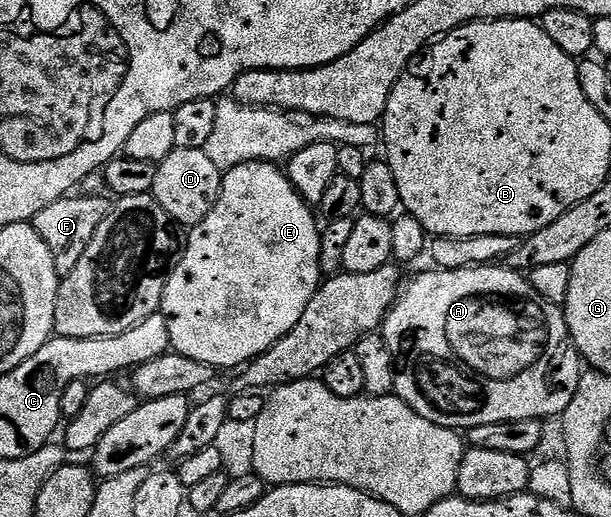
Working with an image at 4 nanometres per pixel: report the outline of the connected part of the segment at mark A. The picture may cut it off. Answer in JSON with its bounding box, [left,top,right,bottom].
[382,264,582,432]

